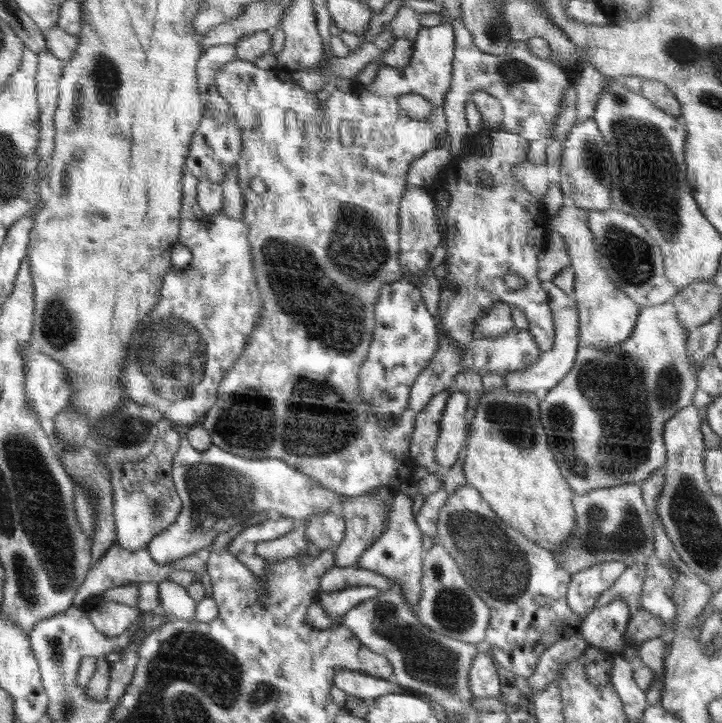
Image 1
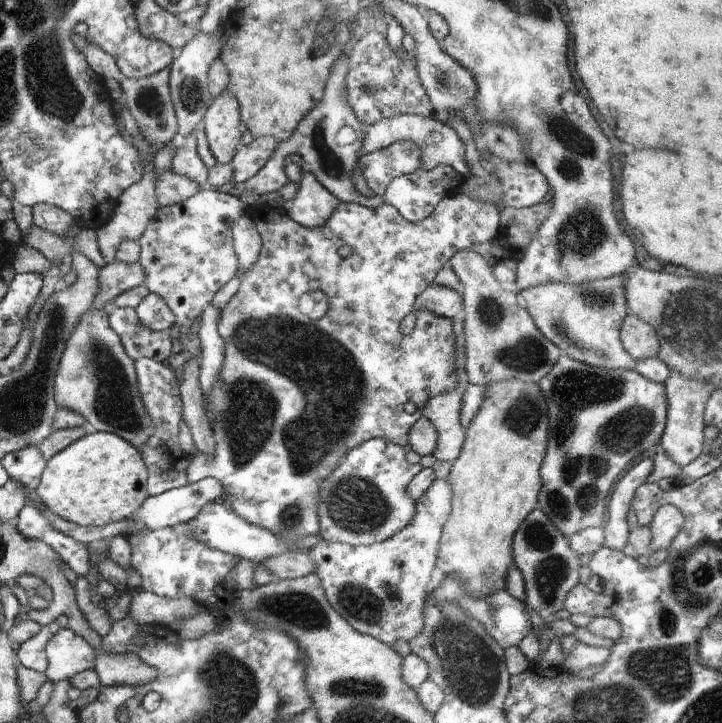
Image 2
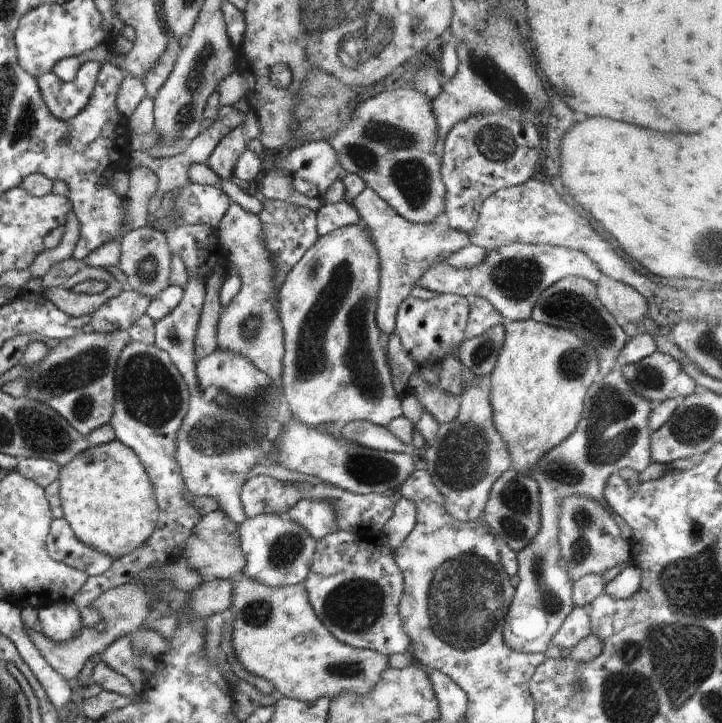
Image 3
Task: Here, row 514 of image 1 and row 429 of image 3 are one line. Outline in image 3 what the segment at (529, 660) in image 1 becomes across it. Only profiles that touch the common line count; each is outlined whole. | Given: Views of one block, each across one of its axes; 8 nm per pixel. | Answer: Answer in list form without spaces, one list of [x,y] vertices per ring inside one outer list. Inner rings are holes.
[[[490,375],[474,377],[460,395],[459,413],[454,420],[441,424],[431,442],[419,453],[421,465],[431,474],[434,486],[444,495],[445,507],[453,519],[481,520],[491,486],[513,462],[508,443],[493,423]]]

